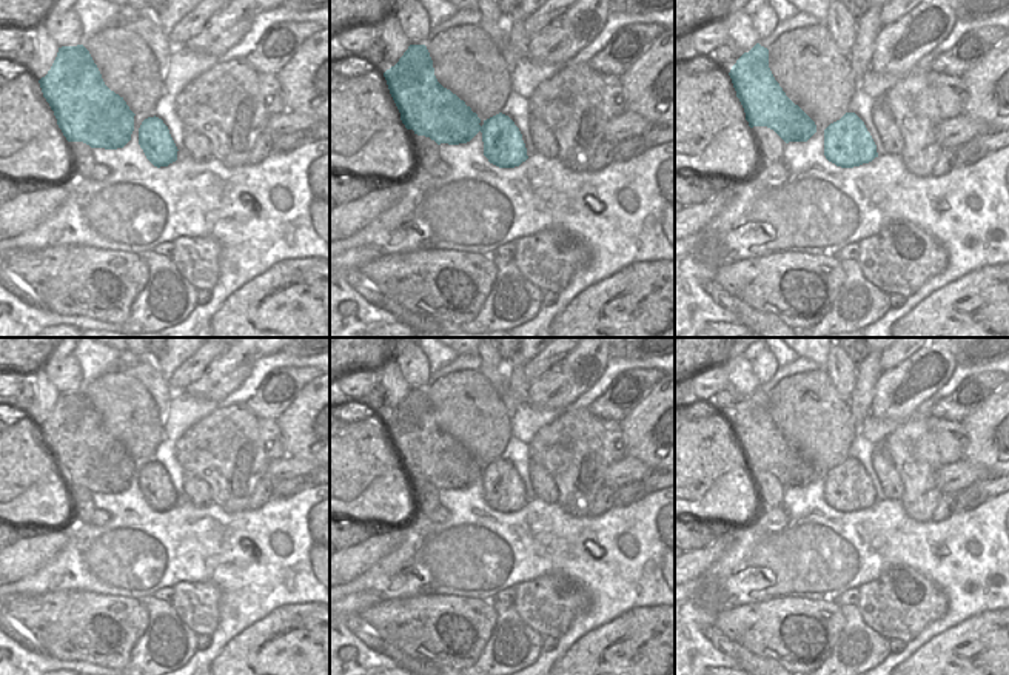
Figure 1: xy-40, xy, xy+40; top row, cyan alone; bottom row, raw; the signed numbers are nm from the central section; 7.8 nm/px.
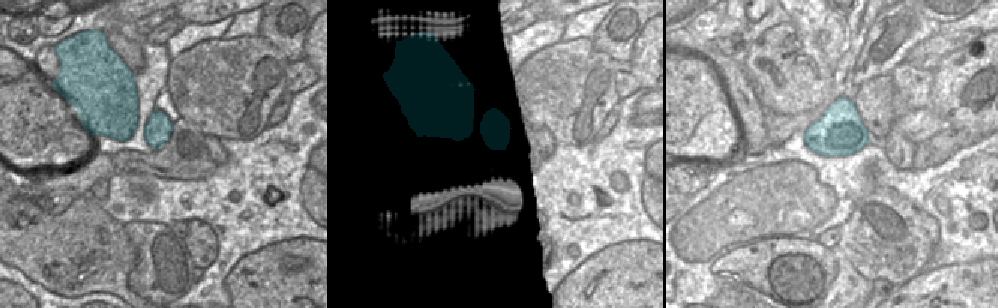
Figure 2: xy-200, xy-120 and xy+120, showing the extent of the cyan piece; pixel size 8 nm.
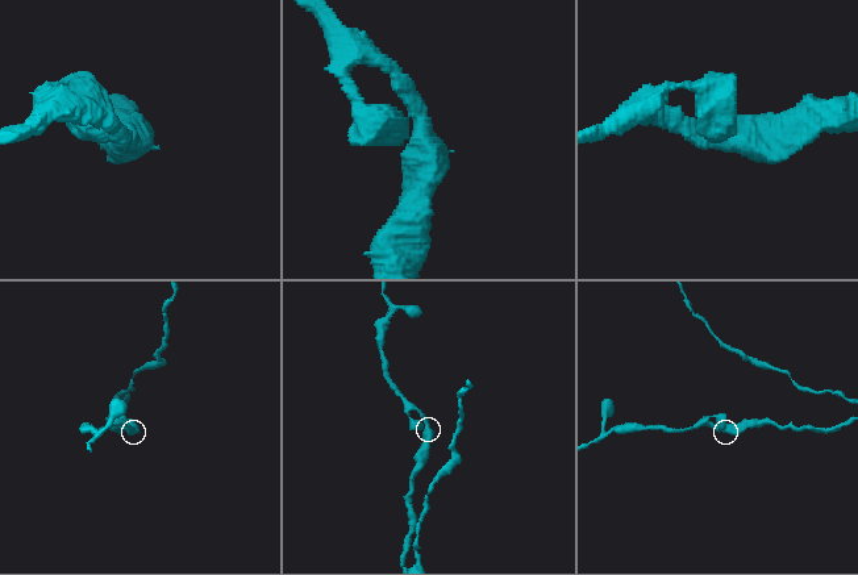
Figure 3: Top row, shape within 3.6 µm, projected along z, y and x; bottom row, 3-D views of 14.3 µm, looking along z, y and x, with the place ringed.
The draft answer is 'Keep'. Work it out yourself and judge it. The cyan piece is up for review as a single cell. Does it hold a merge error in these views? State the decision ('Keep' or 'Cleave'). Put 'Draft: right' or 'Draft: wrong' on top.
Draft: right
Keep

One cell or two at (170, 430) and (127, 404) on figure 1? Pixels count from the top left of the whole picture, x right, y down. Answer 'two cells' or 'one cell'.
two cells

